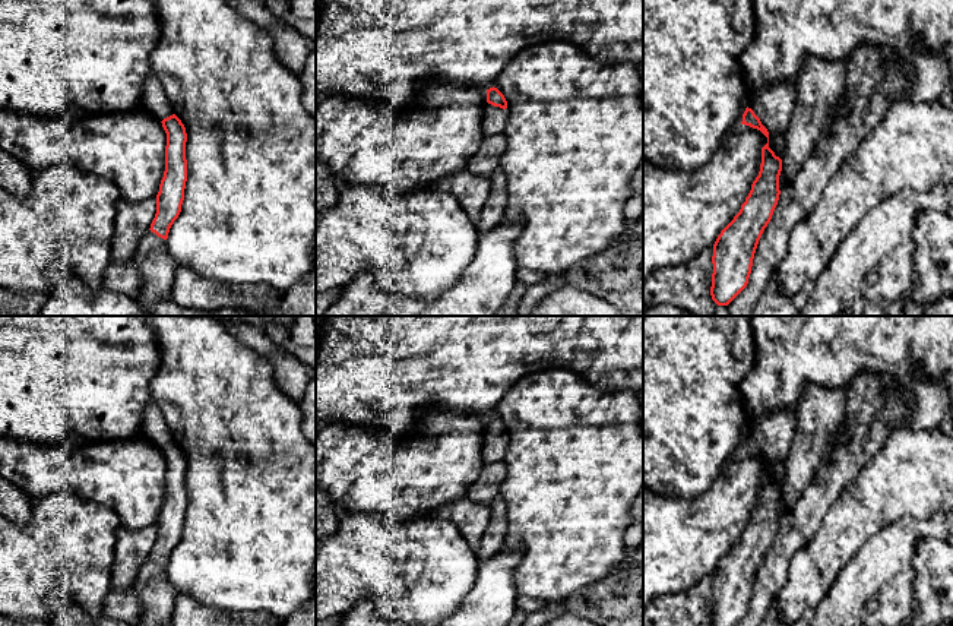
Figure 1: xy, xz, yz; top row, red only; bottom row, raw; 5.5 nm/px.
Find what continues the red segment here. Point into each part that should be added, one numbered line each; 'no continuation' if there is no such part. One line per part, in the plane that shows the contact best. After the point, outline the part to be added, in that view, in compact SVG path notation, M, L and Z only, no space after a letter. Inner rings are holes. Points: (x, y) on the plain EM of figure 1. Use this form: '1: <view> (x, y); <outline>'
1: yz (773, 433); M786 408L751 423L748 436L769 459L769 475L782 487L785 462L797 426L797 408Z

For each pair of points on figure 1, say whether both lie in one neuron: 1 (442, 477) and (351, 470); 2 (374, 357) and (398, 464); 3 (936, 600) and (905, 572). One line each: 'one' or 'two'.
1: one
2: two
3: two

